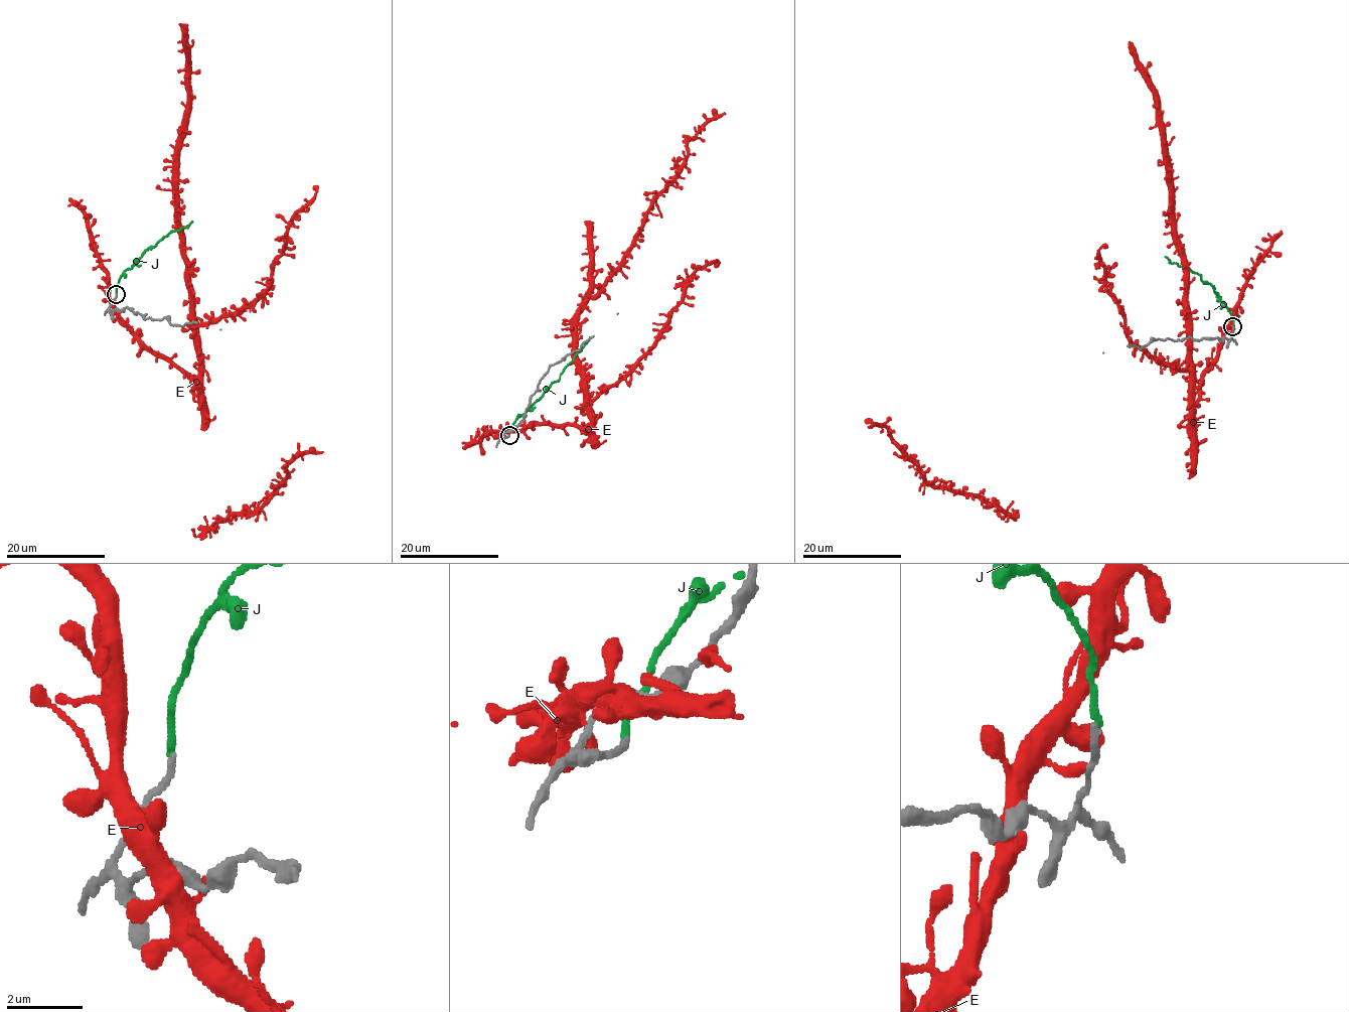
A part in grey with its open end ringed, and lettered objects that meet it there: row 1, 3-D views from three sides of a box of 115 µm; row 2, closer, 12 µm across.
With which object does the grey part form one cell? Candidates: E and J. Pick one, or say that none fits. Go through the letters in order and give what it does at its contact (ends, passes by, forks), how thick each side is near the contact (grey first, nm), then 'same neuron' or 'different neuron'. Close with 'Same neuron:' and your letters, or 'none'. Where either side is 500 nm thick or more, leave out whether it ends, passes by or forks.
E: it ends | 140/240 nm | different neuron
J: it ends | 170/180 nm | different neuron
Same neuron: none

